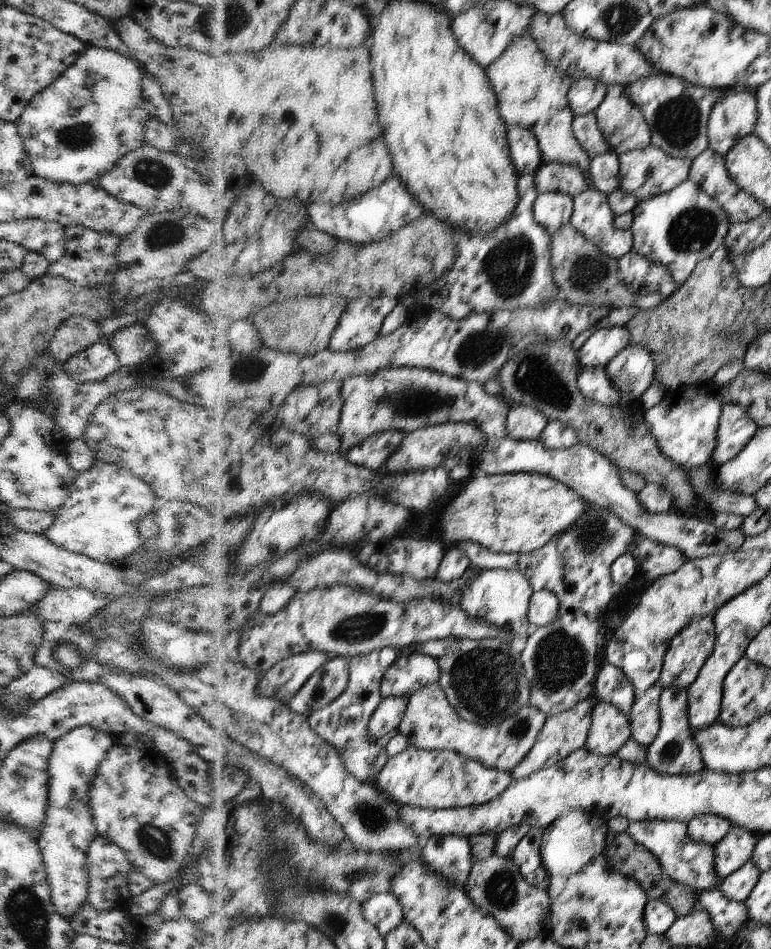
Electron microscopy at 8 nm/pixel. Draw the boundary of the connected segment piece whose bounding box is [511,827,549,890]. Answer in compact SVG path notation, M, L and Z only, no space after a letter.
M531 827L525 838L511 853L513 862L520 868L521 875L526 882L538 889L547 890L549 886L548 872L544 868L541 858L541 839L544 828Z

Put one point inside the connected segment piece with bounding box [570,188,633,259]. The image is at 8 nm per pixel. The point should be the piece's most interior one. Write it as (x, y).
(593, 217)

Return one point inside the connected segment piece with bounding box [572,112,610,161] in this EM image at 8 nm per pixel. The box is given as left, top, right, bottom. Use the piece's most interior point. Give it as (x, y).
(585, 128)

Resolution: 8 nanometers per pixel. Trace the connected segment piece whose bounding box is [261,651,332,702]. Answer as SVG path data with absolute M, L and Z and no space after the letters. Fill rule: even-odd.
M326 651L294 654L262 676L261 691L265 695L289 702L290 694L293 696L298 694L307 681L311 680L331 659L332 656Z

